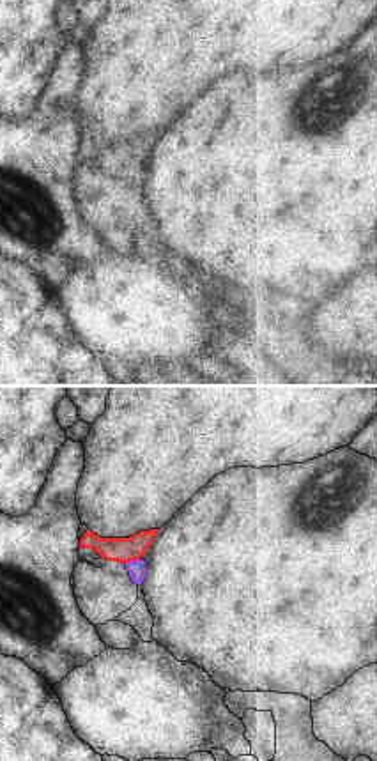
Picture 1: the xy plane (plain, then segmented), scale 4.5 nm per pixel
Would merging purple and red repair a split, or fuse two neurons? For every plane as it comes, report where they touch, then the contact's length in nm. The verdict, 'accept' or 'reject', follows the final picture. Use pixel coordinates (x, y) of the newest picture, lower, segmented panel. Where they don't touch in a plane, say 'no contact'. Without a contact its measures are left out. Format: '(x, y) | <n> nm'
(131, 561) | 80 nm

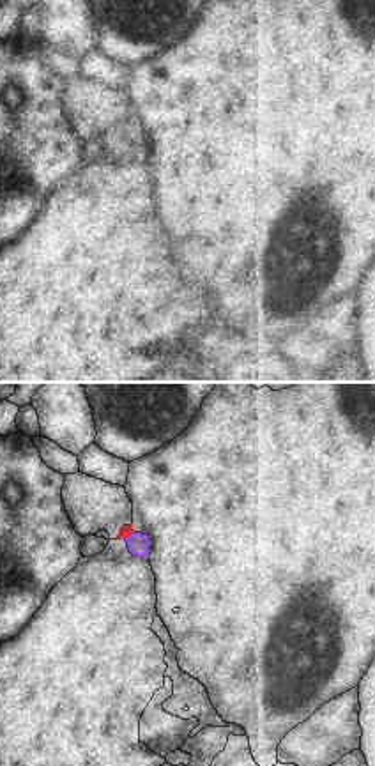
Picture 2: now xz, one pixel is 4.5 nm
(130, 536) | 60 nm

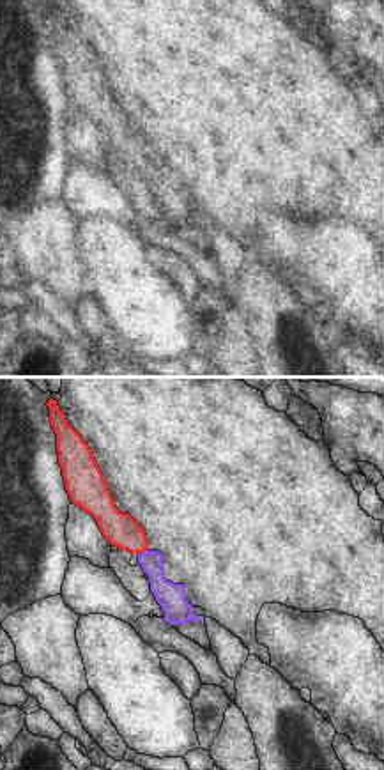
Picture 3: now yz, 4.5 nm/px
(142, 553) | 50 nm

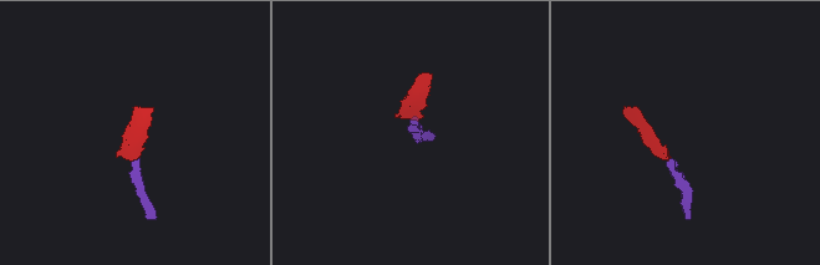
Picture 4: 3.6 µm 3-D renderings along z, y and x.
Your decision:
accept

